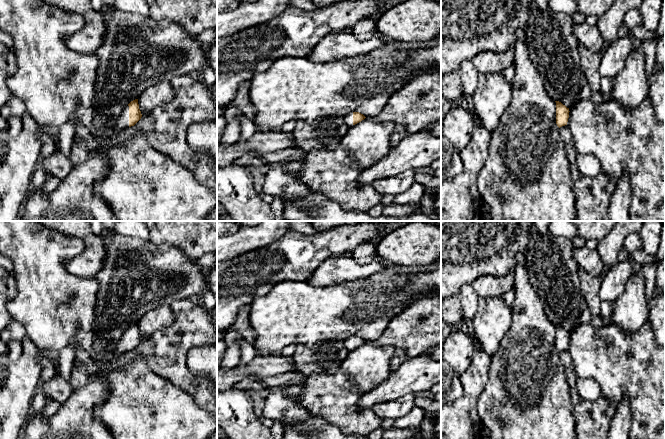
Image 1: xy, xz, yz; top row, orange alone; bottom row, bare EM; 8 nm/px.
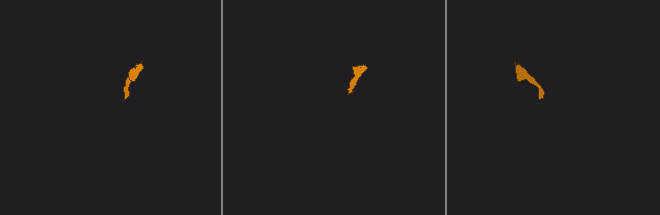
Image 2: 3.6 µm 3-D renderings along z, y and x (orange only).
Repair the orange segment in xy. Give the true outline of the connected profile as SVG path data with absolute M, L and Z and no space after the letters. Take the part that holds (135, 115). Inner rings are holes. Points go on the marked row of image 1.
M138 99L131 101L121 112L117 120L117 129L119 132L134 126L142 117L139 109Z

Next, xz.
M350 112L344 116L344 123L350 128L351 126L361 122L366 117L359 112Z

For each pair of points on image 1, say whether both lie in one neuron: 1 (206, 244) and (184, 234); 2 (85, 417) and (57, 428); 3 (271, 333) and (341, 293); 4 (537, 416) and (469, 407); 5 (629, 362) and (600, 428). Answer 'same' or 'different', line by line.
1: same
2: same
3: same
4: different
5: different

